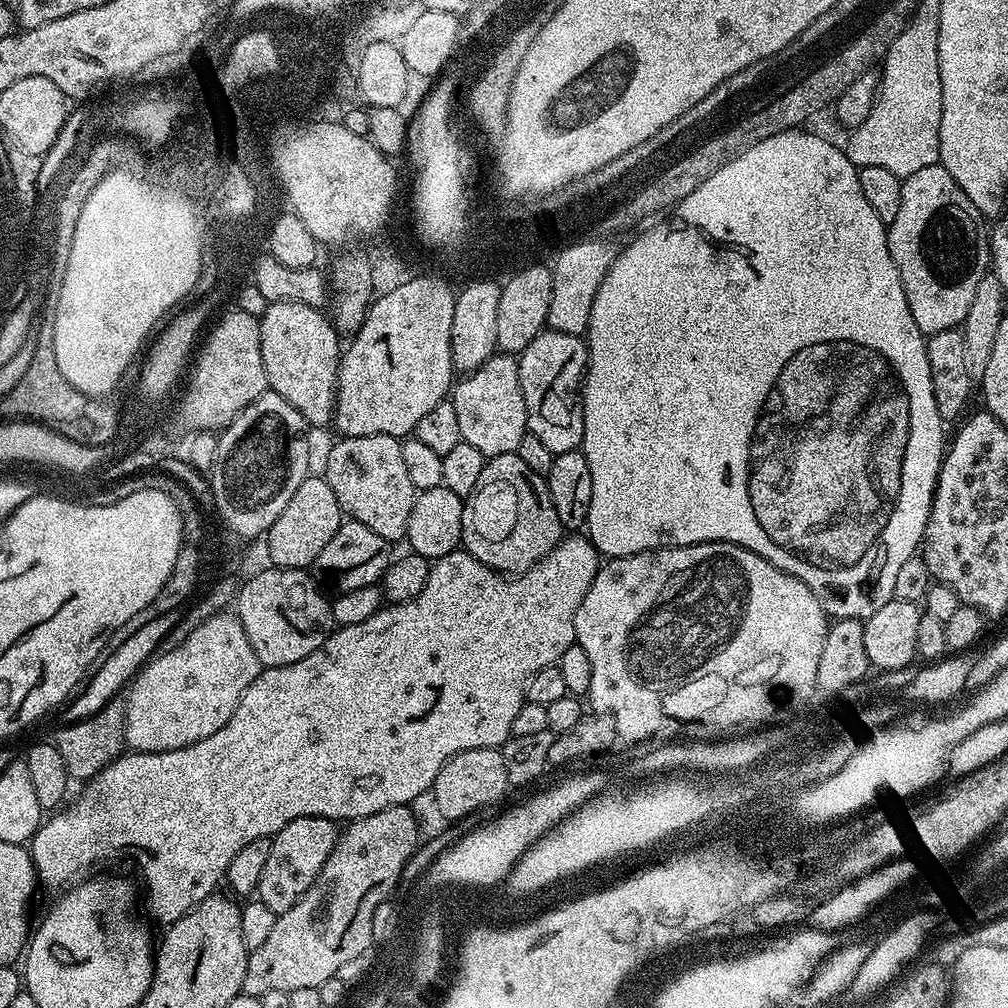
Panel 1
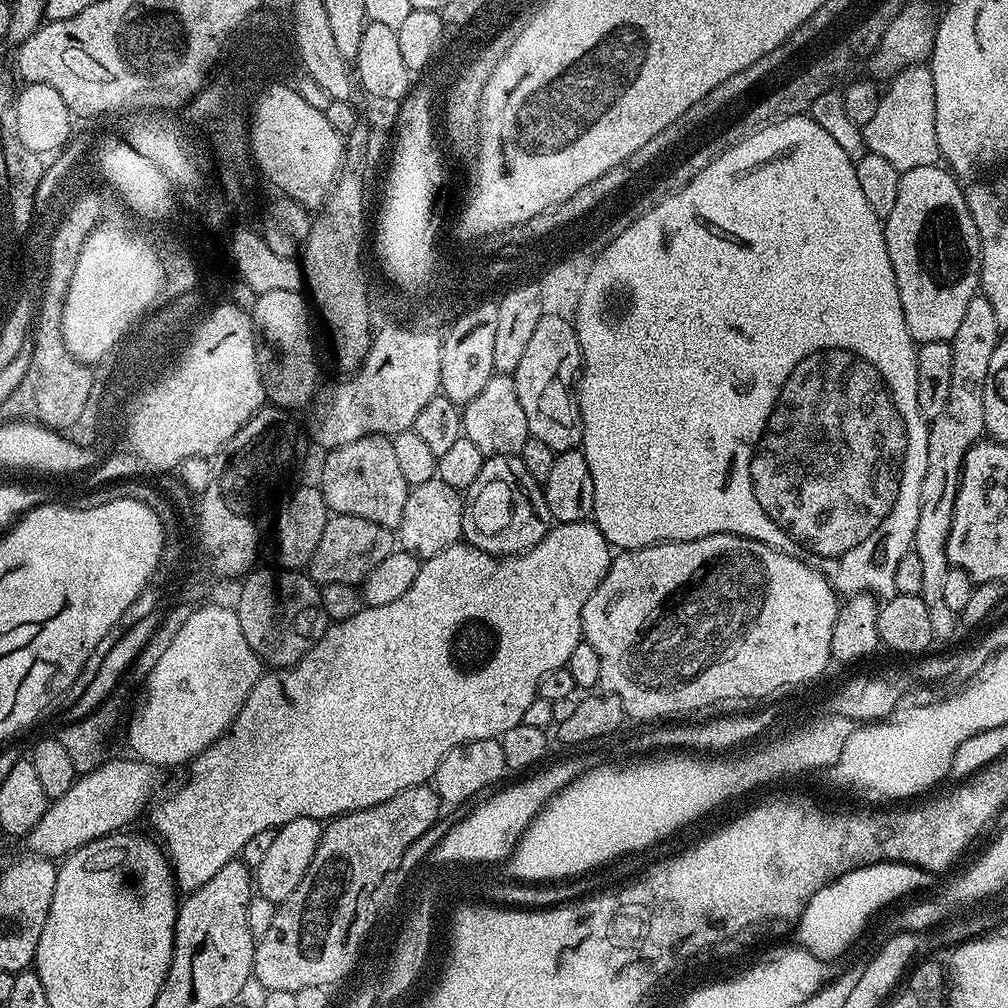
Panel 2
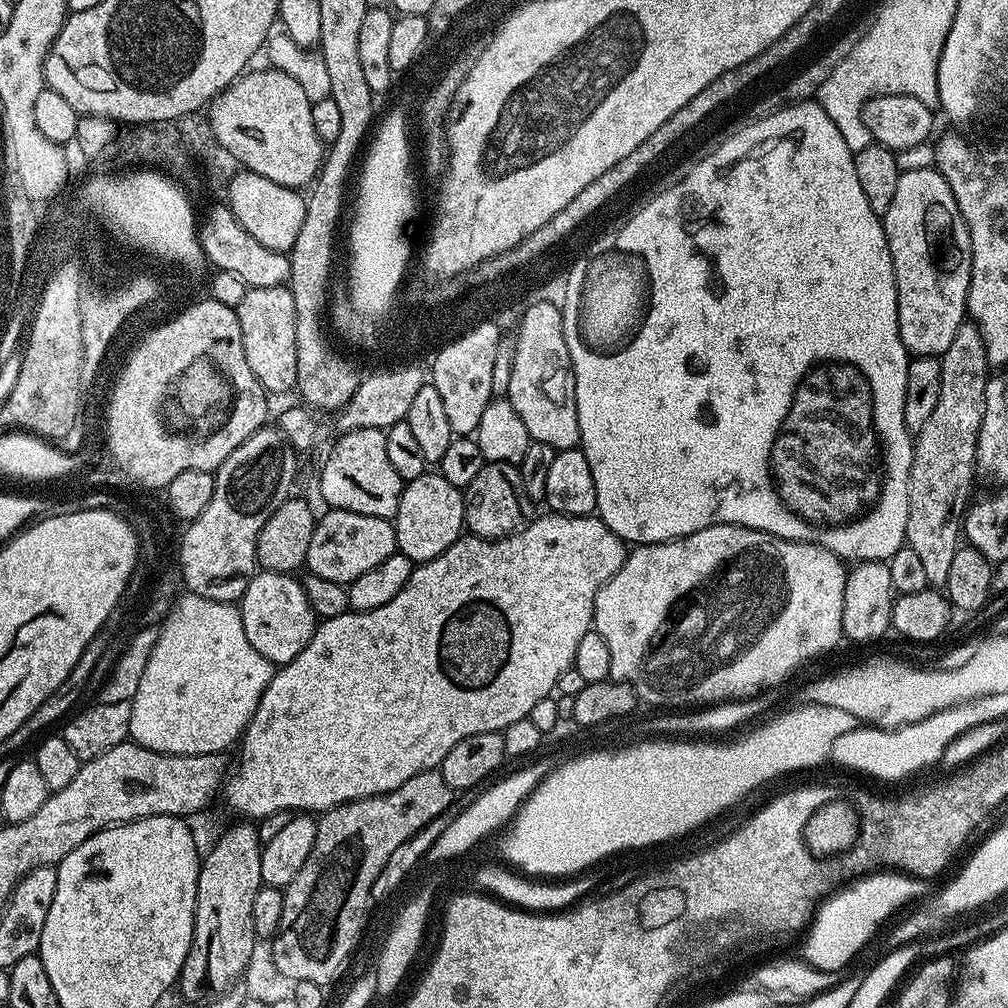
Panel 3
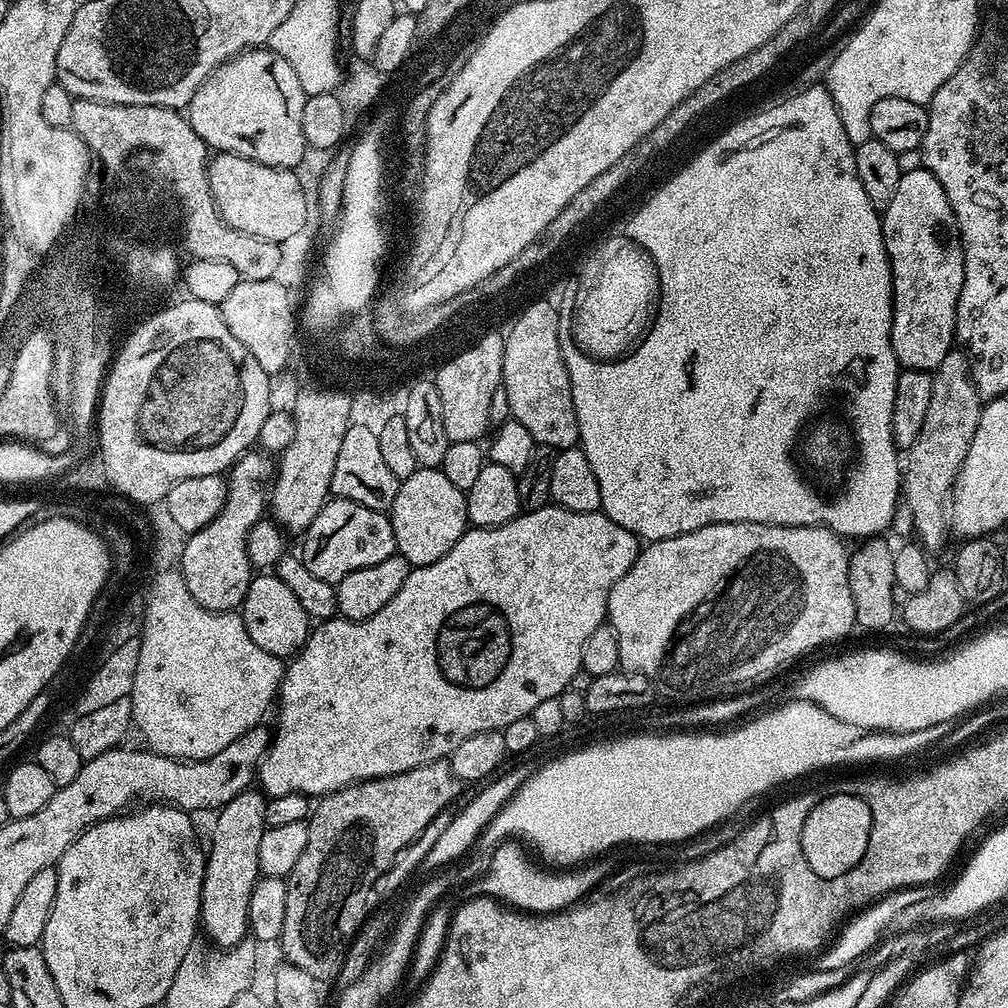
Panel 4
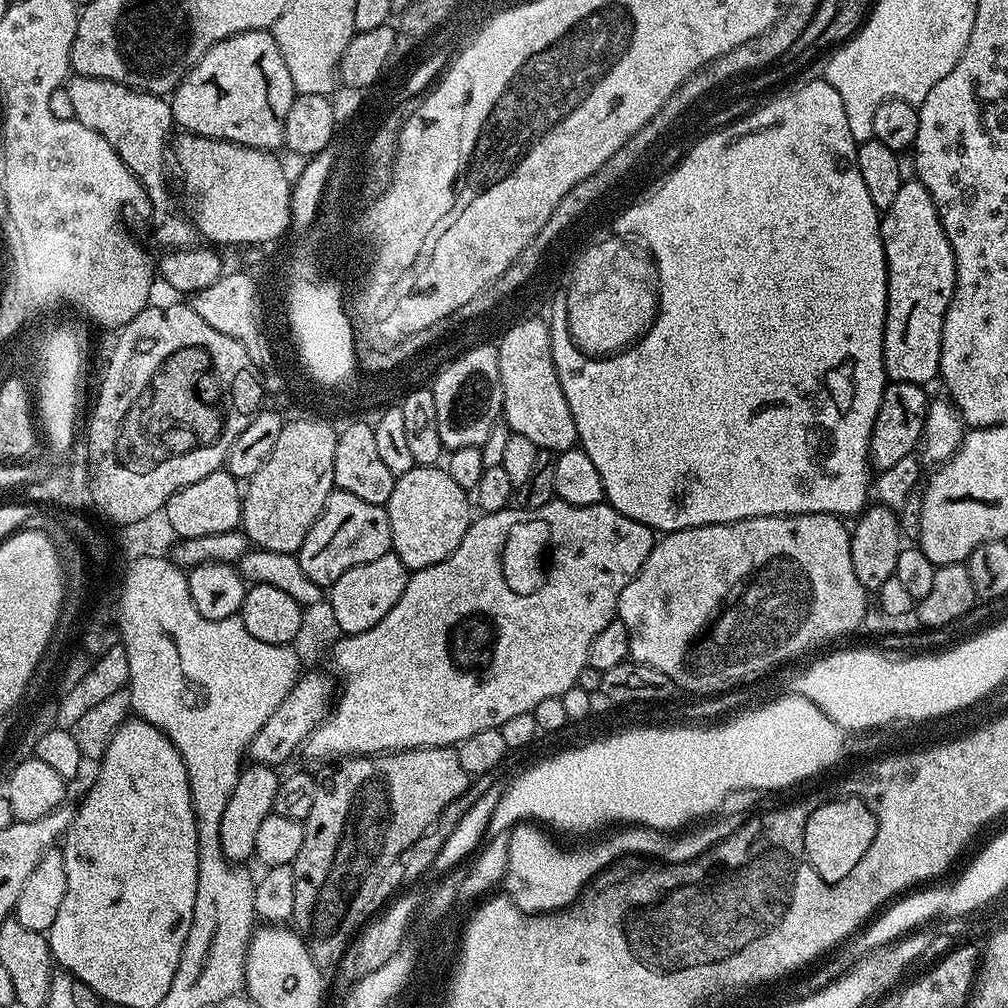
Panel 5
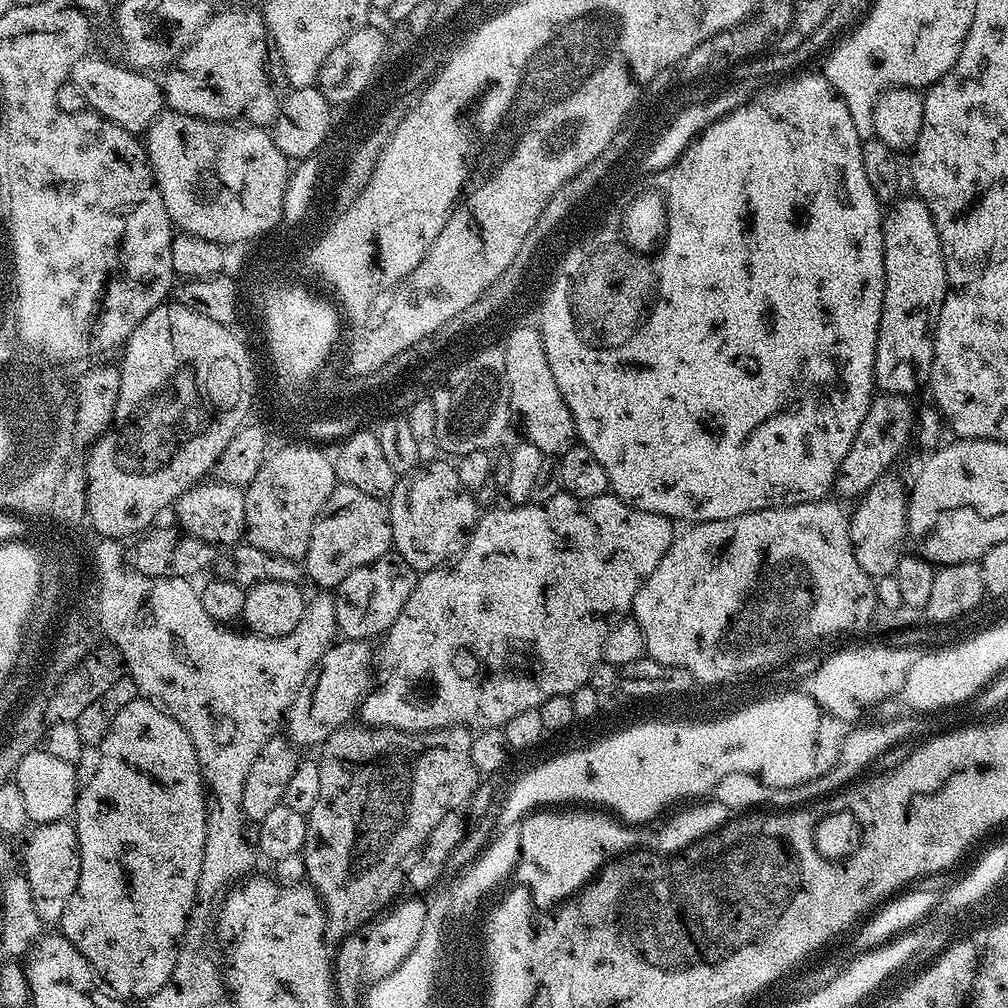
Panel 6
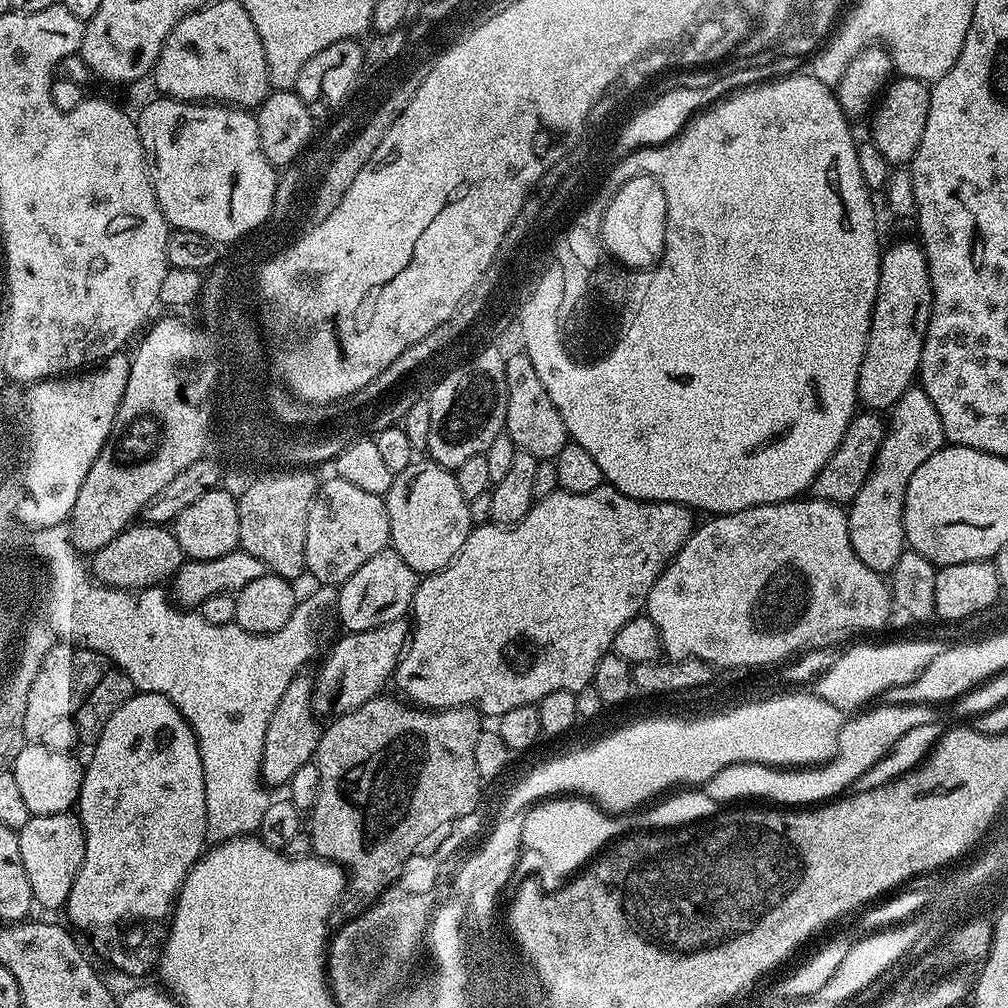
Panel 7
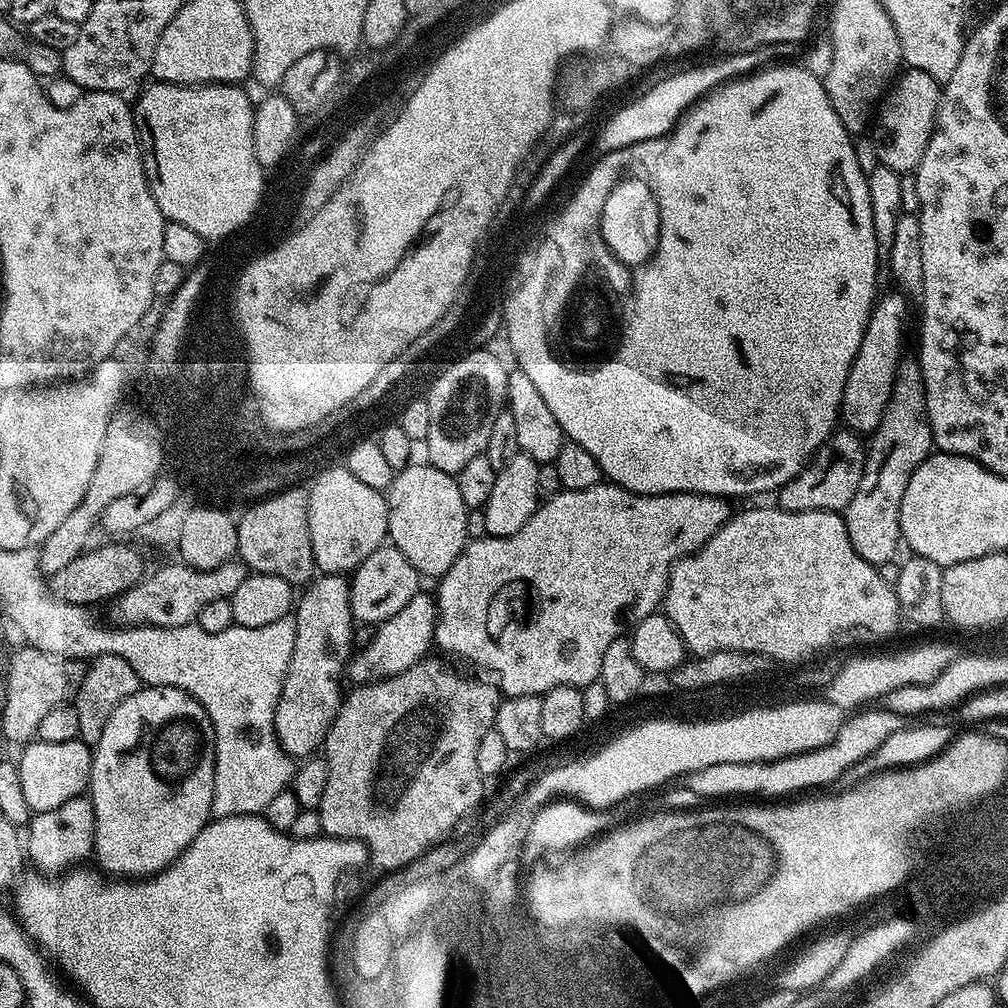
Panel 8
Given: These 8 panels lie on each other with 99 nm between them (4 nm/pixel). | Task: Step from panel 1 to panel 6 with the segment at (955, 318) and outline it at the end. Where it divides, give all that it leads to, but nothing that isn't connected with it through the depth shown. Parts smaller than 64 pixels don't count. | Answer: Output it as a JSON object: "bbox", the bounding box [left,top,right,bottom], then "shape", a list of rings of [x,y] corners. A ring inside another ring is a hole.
{"bbox":[874,194,948,396],"shape":[[[909,194],[897,199],[892,208],[883,213],[884,218],[884,297],[882,298],[882,318],[878,326],[878,342],[874,354],[874,378],[876,388],[881,393],[893,392],[908,396],[927,385],[934,362],[933,335],[936,331],[938,314],[948,293],[948,275],[944,265],[942,246],[934,218],[926,206],[915,195]]]}

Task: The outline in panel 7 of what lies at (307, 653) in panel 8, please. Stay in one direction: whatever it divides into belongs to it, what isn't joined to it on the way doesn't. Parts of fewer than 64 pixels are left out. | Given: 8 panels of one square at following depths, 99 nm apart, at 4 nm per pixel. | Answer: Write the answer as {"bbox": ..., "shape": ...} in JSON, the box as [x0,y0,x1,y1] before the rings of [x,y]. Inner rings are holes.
{"bbox":[261,674,322,786],"shape":[[[308,674],[296,676],[290,686],[286,686],[286,694],[282,694],[278,706],[274,706],[274,714],[270,714],[270,722],[266,726],[266,742],[262,750],[261,781],[268,786],[287,785],[296,770],[313,763],[321,731],[322,724],[314,707],[313,677]]]}

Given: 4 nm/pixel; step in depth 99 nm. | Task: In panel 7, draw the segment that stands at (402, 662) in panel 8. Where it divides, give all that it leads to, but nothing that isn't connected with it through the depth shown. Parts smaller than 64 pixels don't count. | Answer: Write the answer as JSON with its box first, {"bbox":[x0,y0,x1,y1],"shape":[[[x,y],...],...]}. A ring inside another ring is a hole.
{"bbox":[314,618,410,718],"shape":[[[401,618],[374,630],[348,632],[328,652],[320,673],[314,676],[314,707],[317,717],[335,718],[370,702],[385,691],[384,683],[393,679],[396,664],[410,639],[410,624]]]}

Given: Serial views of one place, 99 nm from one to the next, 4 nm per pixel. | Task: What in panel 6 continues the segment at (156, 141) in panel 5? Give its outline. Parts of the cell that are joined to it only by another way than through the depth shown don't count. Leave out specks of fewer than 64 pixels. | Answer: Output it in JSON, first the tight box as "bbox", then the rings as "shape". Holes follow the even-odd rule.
{"bbox":[69,54,165,133],"shape":[[[85,54],[74,62],[69,83],[83,92],[84,103],[91,111],[122,126],[128,132],[145,133],[165,107],[161,83],[149,73],[134,71],[125,65],[116,65],[92,55]]]}

